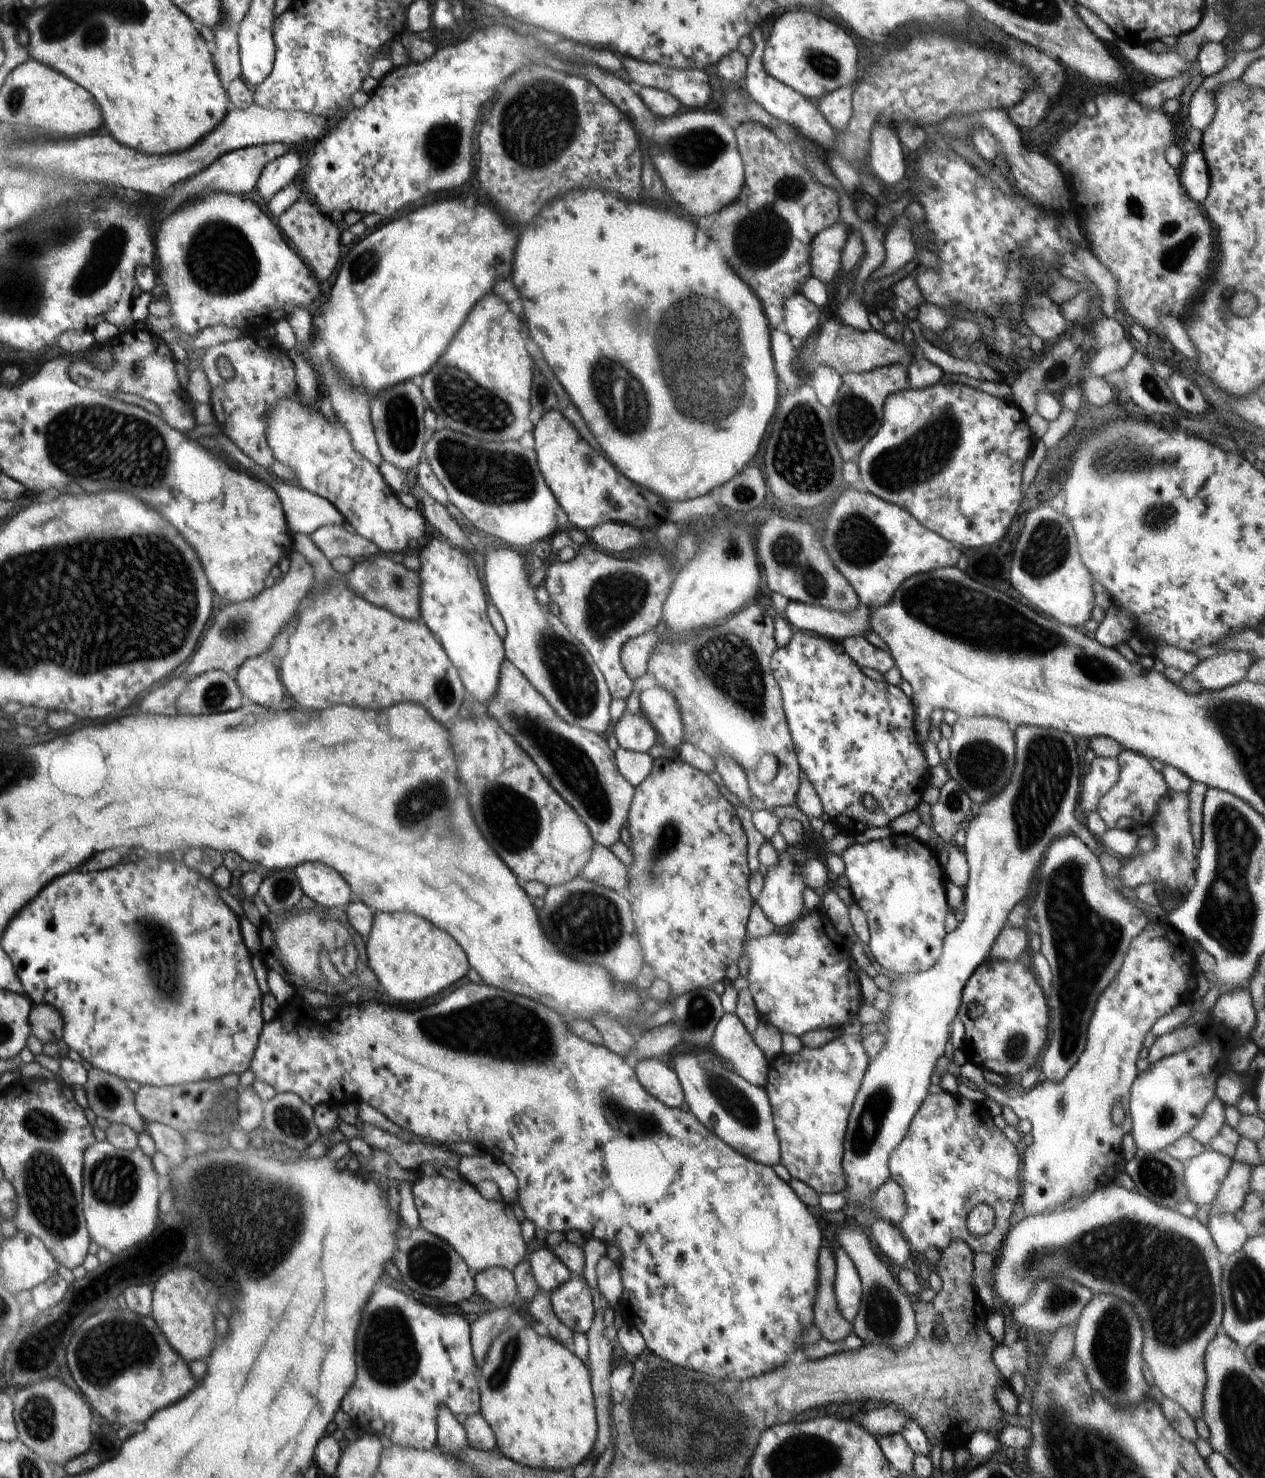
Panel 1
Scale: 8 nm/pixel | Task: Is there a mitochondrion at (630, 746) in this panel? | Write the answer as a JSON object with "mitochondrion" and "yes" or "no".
{"mitochondrion":"no"}

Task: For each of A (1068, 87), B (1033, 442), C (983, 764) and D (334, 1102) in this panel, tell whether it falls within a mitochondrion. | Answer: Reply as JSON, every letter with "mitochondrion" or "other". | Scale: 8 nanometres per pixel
{"A":"other","B":"other","C":"mitochondrion","D":"other"}

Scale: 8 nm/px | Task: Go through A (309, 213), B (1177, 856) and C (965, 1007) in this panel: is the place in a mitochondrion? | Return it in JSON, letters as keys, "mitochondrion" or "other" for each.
{"A":"other","B":"mitochondrion","C":"other"}

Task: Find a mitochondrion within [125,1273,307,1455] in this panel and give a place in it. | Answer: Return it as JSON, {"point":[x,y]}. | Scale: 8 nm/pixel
{"point":[152,1350]}

